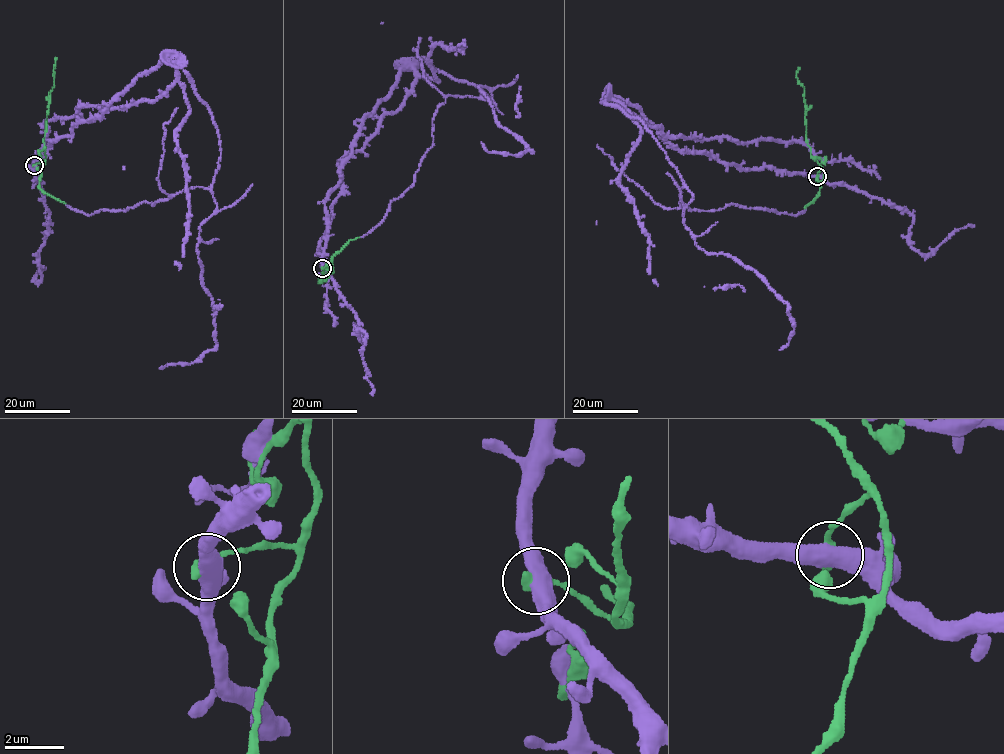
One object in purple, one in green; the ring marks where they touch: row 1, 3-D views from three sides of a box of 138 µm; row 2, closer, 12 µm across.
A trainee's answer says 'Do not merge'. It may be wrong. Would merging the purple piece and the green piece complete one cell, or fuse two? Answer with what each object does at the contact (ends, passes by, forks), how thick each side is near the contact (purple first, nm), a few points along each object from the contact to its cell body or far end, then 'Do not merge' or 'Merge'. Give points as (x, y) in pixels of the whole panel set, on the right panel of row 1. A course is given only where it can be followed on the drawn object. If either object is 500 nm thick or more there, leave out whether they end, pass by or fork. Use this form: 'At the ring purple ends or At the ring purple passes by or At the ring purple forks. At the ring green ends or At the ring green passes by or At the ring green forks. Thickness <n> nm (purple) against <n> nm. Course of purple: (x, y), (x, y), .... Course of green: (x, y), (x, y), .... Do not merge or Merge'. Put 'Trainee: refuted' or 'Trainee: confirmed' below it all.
Thickness 550 nm (purple) against 260 nm. Course of purple: (817, 175), (672, 147), (638, 107), (603, 101), (677, 171), (696, 244), (787, 304), (779, 350). Course of green: (817, 175), (822, 169), (811, 155), (806, 140), (805, 88), (796, 77), (800, 68). Merge
Trainee: refuted

